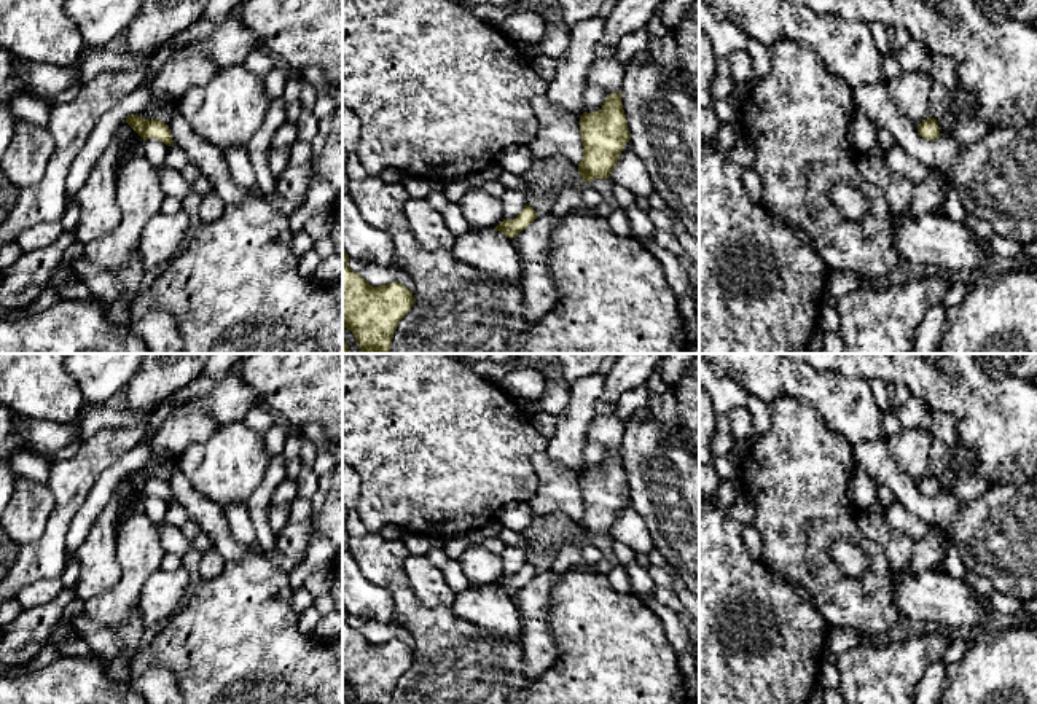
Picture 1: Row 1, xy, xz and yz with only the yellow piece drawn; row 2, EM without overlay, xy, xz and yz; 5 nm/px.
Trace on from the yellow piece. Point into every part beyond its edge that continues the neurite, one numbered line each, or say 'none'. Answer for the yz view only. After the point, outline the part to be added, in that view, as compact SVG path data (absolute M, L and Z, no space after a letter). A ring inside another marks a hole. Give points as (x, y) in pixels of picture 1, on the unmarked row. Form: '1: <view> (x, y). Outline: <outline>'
none

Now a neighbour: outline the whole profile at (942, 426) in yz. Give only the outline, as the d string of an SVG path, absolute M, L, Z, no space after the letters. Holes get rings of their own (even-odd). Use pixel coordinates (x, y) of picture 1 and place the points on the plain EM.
M933 411L929 432L933 440L941 440L948 449L953 449L957 441L956 420L951 414Z

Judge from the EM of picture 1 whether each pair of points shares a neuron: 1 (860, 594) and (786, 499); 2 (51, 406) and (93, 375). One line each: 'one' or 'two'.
1: one
2: two

